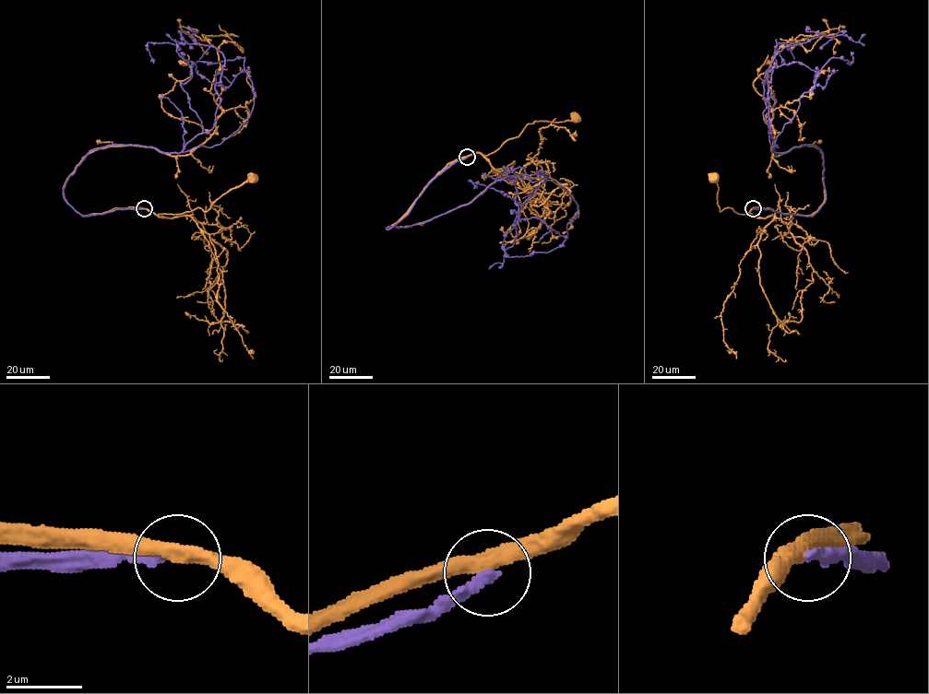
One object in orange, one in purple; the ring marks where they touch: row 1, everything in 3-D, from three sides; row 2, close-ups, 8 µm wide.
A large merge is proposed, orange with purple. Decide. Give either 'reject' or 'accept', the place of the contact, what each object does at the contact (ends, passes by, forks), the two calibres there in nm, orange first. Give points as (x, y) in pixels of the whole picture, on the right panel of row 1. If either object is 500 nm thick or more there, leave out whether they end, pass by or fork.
reject | (753, 208) | orange passes by | purple ends | 400/320 nm

